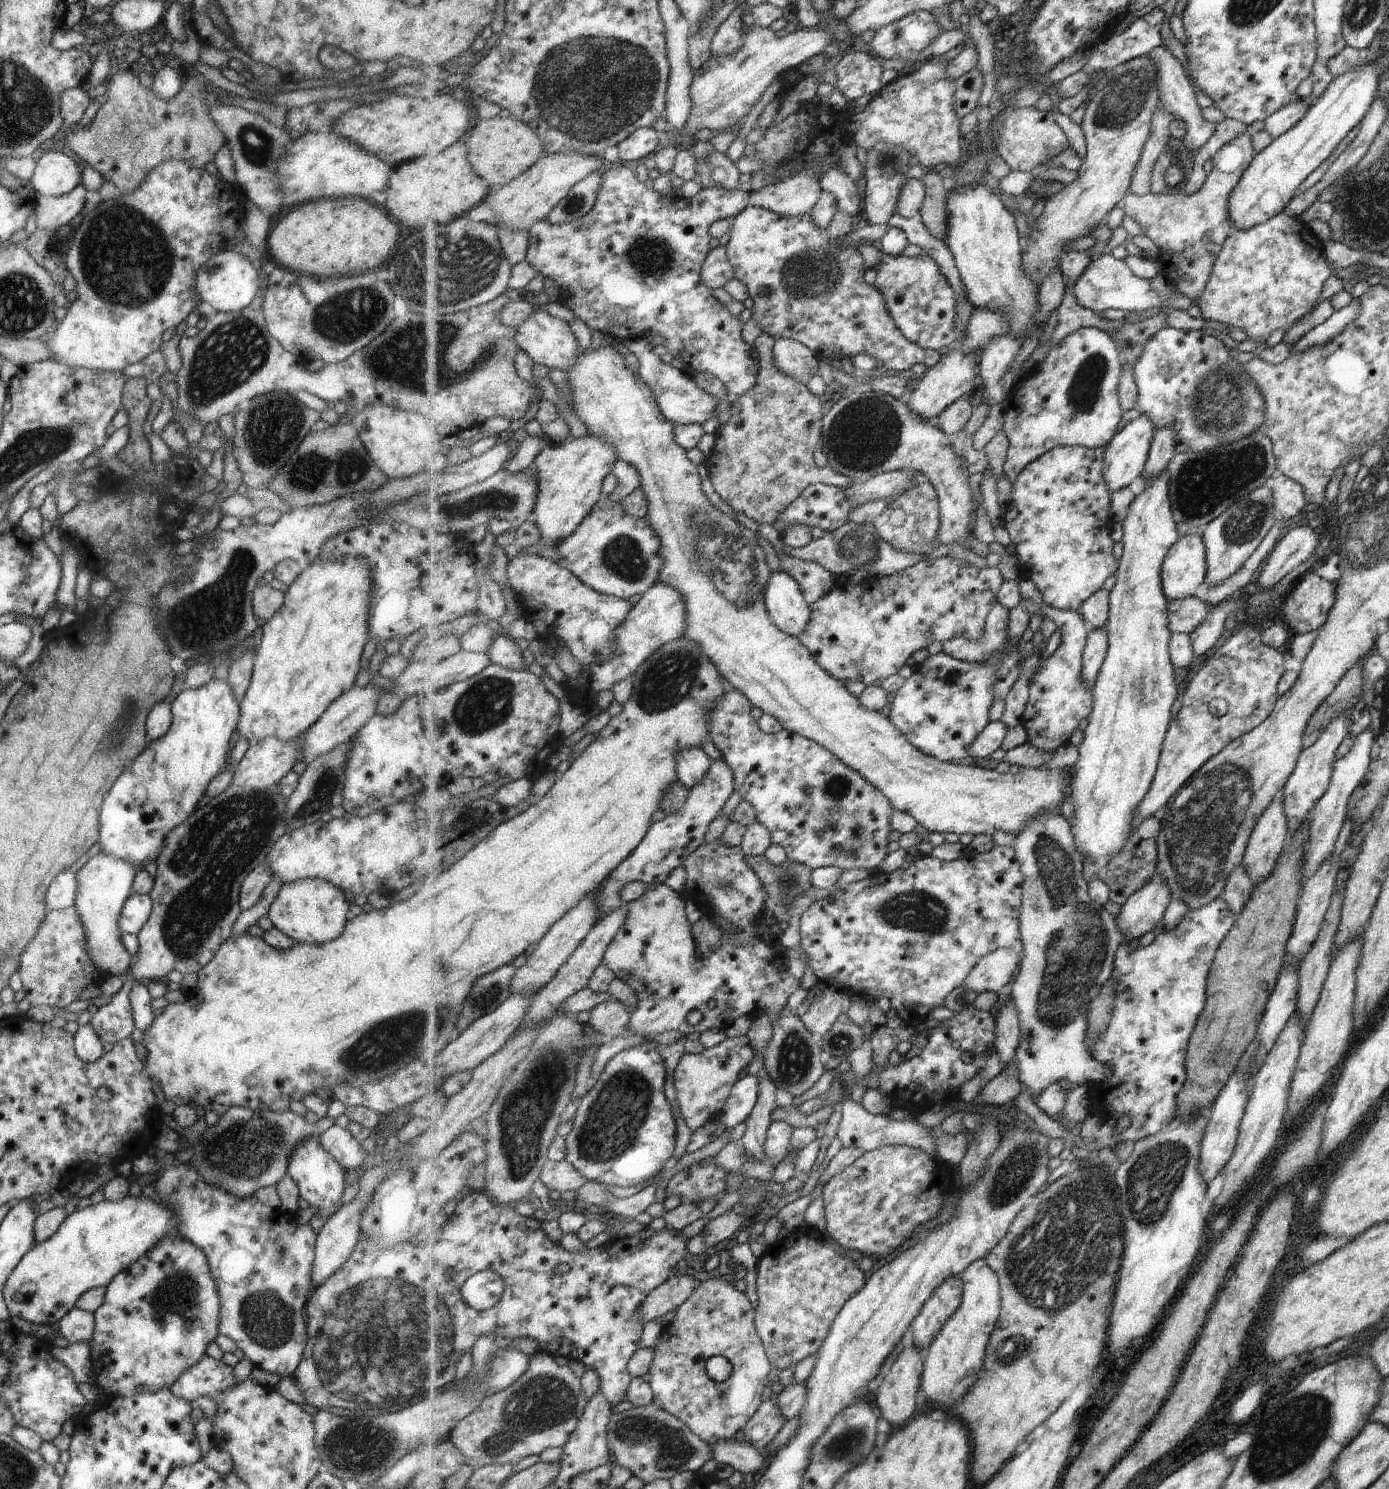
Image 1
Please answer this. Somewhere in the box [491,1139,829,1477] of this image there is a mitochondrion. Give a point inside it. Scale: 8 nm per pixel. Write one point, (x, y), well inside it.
(671, 1448)

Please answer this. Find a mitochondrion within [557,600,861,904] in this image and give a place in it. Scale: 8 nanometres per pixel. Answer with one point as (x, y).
(666, 680)

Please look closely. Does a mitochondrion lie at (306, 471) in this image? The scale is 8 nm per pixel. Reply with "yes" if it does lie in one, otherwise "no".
yes

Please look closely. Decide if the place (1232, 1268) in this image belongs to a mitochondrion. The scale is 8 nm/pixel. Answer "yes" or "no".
no

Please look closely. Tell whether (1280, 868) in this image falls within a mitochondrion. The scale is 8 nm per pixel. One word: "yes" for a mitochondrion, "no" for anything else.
no

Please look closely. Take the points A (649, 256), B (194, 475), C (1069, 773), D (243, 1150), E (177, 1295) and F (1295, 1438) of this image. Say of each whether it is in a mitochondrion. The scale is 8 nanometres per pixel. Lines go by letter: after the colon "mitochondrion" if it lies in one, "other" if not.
A: mitochondrion
B: other
C: other
D: mitochondrion
E: mitochondrion
F: mitochondrion

